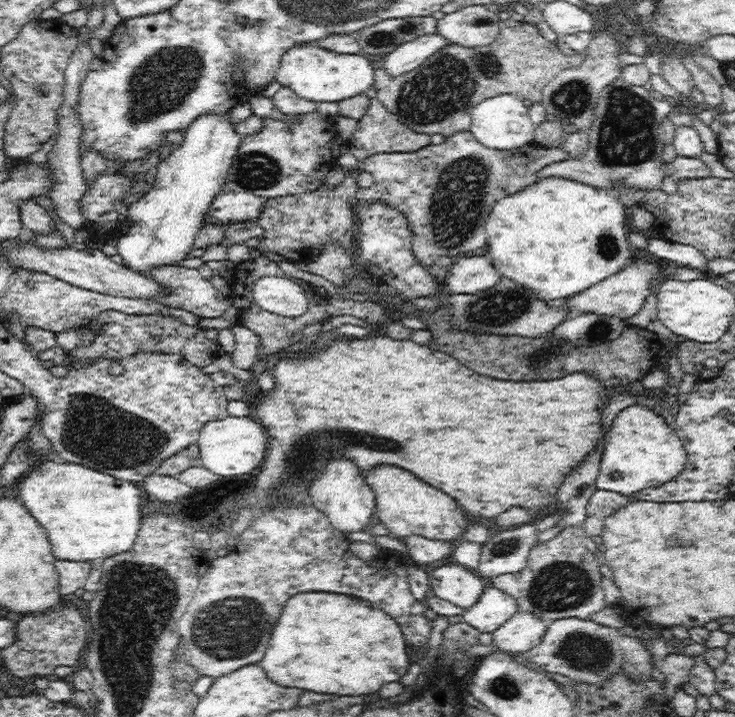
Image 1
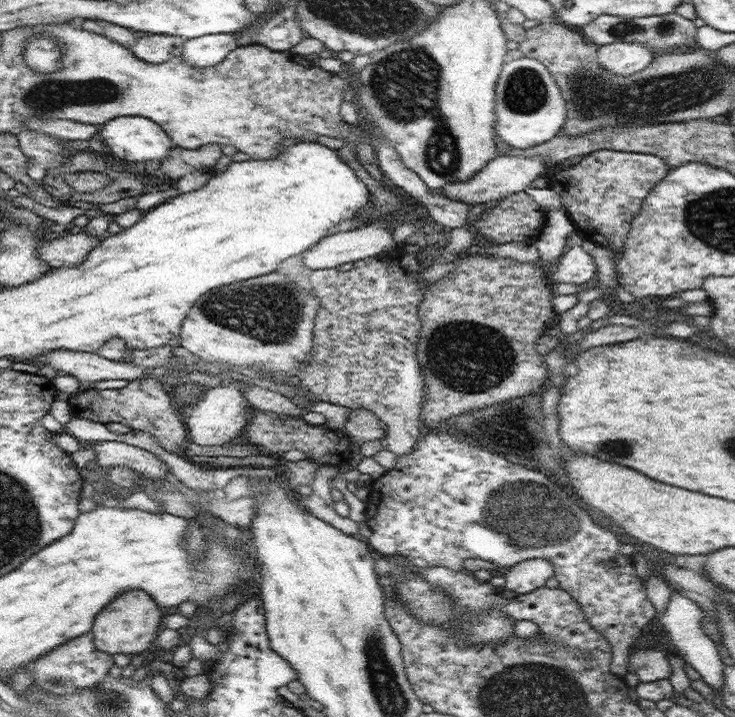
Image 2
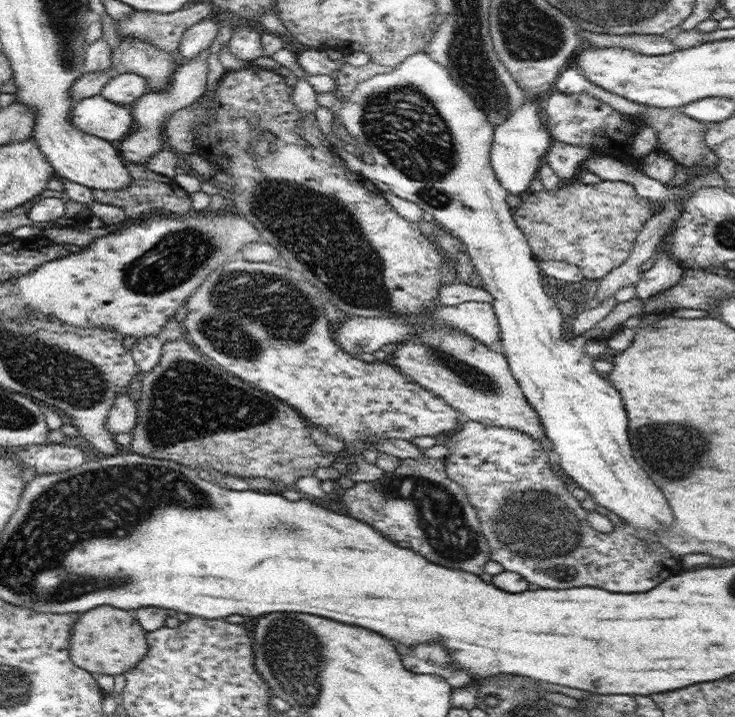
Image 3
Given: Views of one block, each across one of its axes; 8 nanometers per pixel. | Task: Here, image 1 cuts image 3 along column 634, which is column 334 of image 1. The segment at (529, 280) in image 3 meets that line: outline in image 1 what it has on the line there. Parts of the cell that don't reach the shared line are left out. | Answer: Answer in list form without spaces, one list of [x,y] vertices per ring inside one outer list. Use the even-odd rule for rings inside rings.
[[[352,460],[328,461],[324,470],[316,476],[309,489],[309,497],[313,505],[326,515],[332,526],[344,534],[364,531],[370,525],[370,518],[376,510],[373,491],[366,484],[361,470]]]

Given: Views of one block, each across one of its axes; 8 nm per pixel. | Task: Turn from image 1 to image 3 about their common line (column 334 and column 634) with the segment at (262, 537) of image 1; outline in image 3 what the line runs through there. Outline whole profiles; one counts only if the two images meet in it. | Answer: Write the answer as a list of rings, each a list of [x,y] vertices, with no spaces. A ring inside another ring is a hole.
[[[465,420],[460,428],[452,434],[452,438],[446,435],[445,446],[450,451],[448,452],[448,456],[444,459],[445,471],[452,481],[455,481],[462,487],[471,505],[476,509],[480,530],[485,536],[489,546],[490,561],[497,562],[505,571],[520,574],[520,576],[530,582],[530,584],[537,584],[540,589],[572,589],[580,586],[598,586],[598,588],[604,588],[604,590],[610,590],[610,592],[626,592],[626,594],[632,594],[632,592],[648,592],[648,590],[652,590],[654,586],[658,586],[662,580],[666,580],[668,576],[674,576],[674,574],[680,570],[681,558],[672,555],[670,550],[662,546],[656,533],[650,530],[634,528],[629,522],[623,520],[623,518],[621,518],[622,523],[615,525],[615,529],[609,533],[598,532],[593,526],[590,526],[589,520],[587,519],[587,510],[582,508],[580,501],[571,494],[571,487],[554,475],[549,454],[546,453],[544,447],[534,438],[531,438],[530,435],[526,435],[526,433],[512,428],[488,427],[482,425],[480,422]]]

